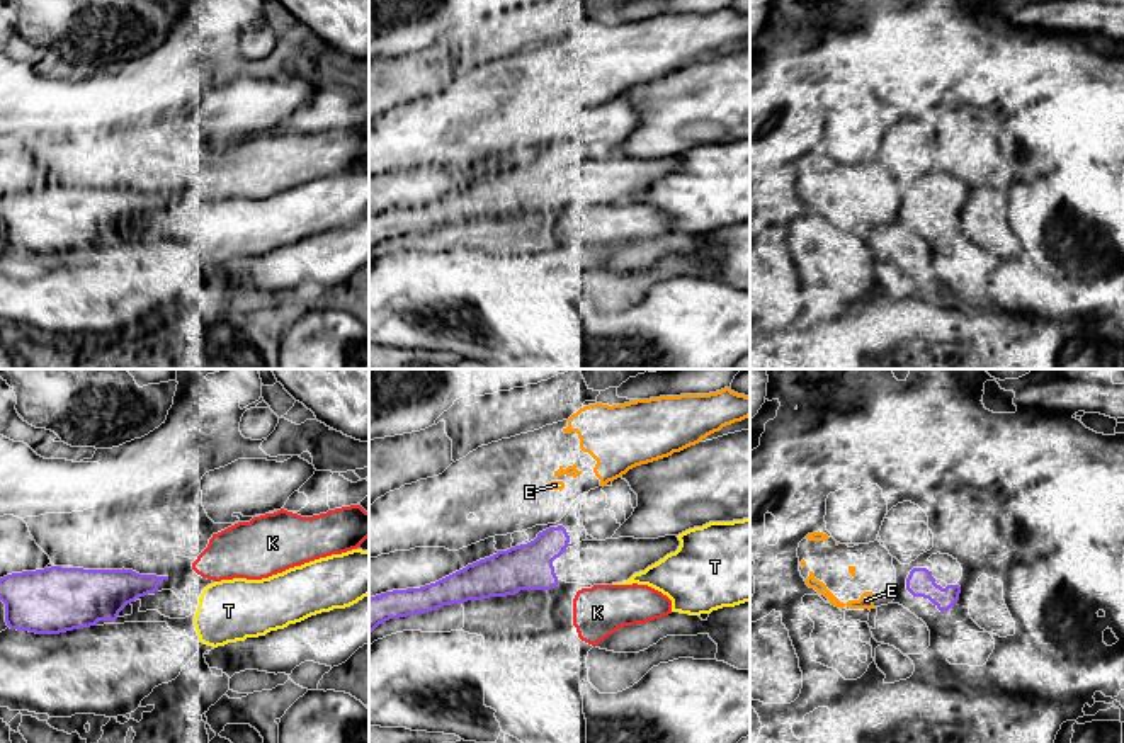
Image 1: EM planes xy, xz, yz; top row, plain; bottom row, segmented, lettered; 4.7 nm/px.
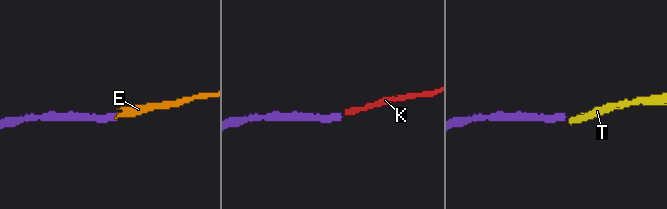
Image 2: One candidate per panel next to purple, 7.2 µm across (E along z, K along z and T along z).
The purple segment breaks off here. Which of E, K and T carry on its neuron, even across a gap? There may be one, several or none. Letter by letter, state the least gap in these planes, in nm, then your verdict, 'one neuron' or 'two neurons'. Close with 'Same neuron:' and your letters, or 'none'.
E: 160 nm | two neurons
K: 100 nm | two neurons
T: 180 nm | one neuron
Same neuron: T

